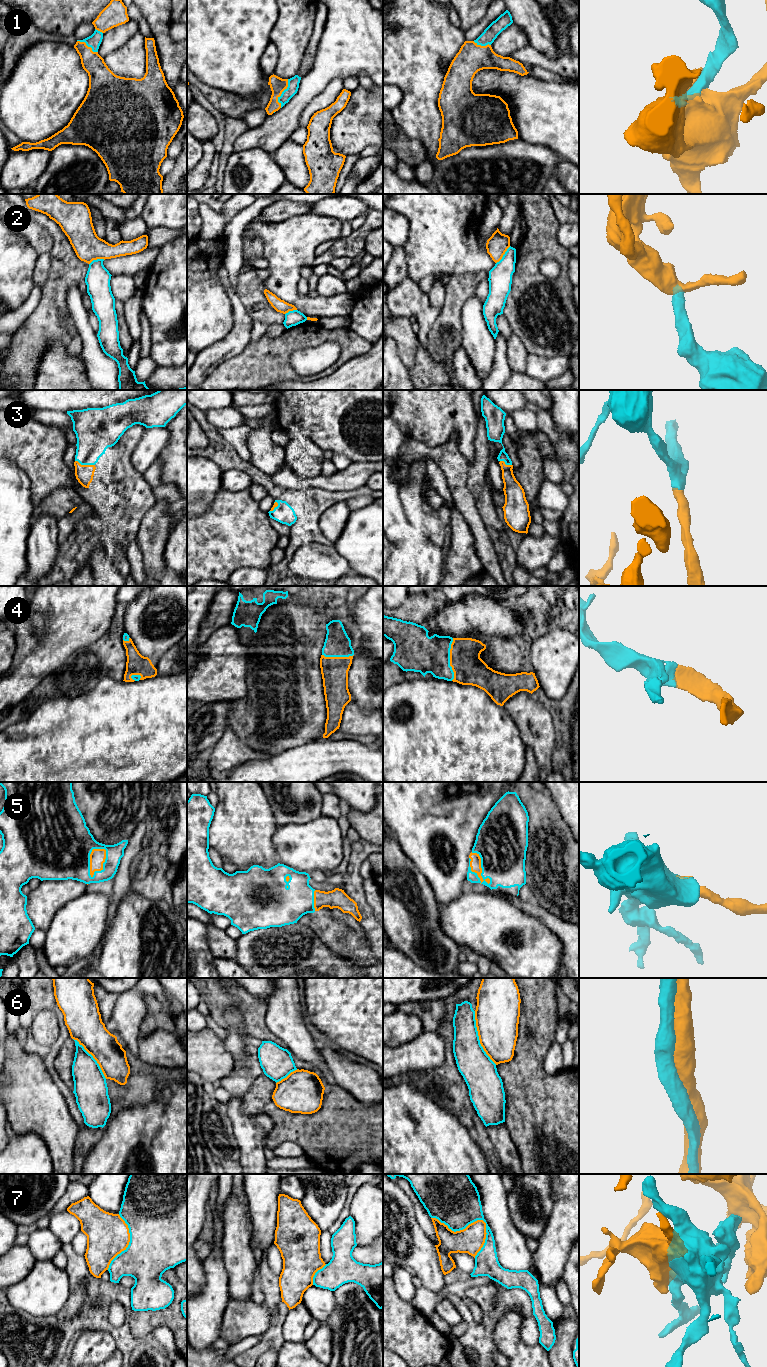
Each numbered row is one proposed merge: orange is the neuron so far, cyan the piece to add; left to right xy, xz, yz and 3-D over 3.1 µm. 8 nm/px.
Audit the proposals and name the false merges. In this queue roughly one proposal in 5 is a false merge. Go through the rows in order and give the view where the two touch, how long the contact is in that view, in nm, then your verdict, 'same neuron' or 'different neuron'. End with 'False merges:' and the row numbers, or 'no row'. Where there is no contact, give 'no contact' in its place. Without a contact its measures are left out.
1: contact in xz; length 240 nm; same neuron
2: contact in yz; length 180 nm; different neuron
3: contact in xy; length 170 nm; same neuron
4: contact in yz; length 340 nm; same neuron
5: contact in yz; length 300 nm; same neuron
6: contact in yz; length 460 nm; same neuron
7: contact in yz; length 480 nm; same neuron
False merges: 2

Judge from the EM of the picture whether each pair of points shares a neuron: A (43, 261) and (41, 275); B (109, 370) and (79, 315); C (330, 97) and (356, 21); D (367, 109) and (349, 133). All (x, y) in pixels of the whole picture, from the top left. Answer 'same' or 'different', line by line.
A: same
B: same
C: different
D: same

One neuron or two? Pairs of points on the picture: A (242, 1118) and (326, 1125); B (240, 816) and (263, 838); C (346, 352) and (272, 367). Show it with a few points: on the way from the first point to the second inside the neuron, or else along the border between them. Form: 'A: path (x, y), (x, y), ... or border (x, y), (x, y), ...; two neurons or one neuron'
A: border (250, 1113), (271, 1119), (266, 1136); two neurons
B: path (244, 822), (257, 835); one neuron
C: path (331, 336), (300, 336), (289, 346); one neuron

